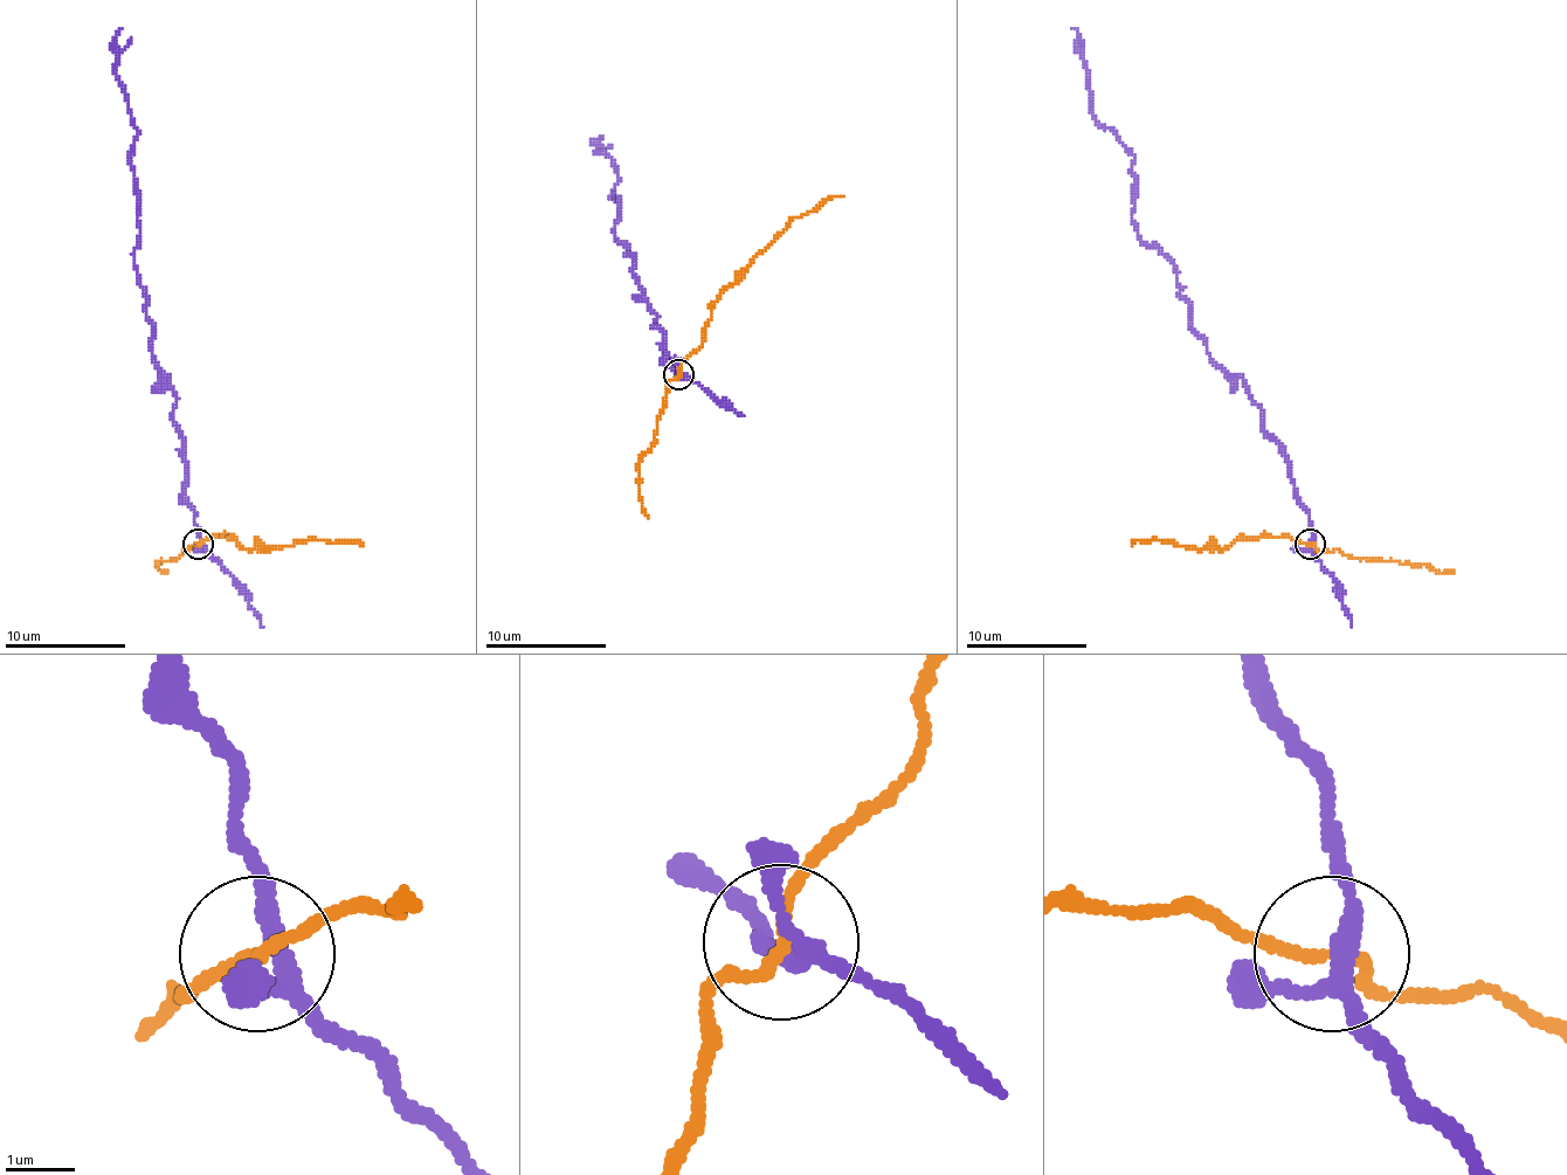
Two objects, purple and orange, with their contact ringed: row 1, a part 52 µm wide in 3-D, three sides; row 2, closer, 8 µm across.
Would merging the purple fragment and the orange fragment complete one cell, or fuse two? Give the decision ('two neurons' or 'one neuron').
two neurons

